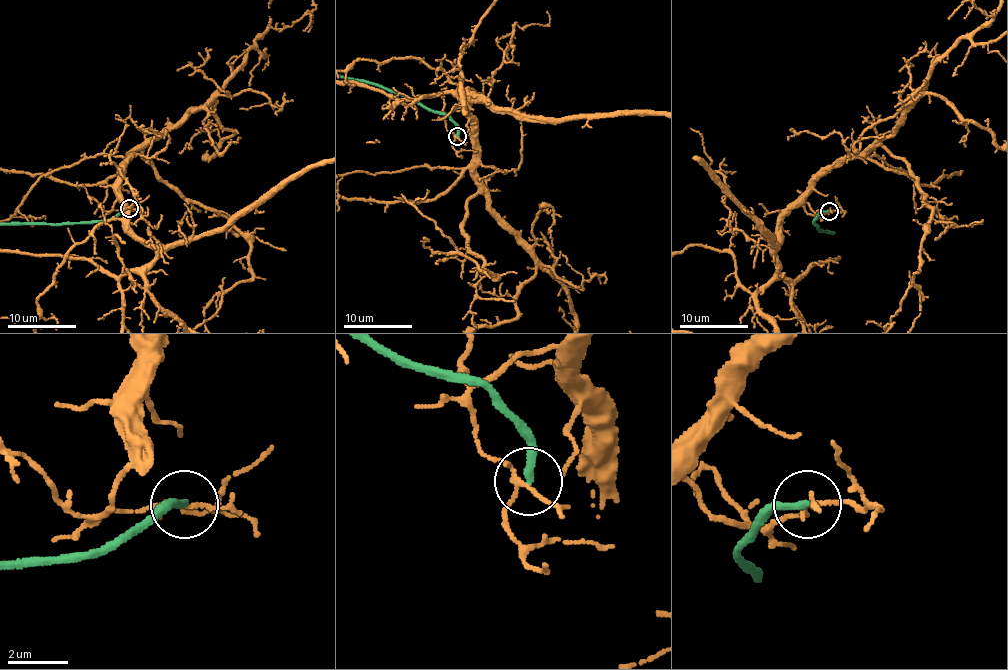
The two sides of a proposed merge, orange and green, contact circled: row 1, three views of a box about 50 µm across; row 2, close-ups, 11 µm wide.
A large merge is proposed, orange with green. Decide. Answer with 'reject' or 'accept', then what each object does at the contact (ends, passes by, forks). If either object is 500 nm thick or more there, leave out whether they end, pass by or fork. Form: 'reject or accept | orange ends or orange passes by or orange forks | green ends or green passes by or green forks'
reject | orange forks | green ends

